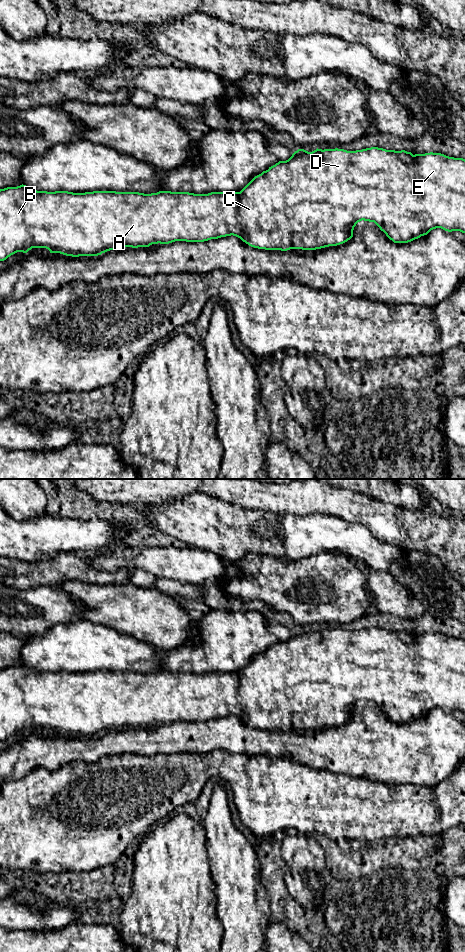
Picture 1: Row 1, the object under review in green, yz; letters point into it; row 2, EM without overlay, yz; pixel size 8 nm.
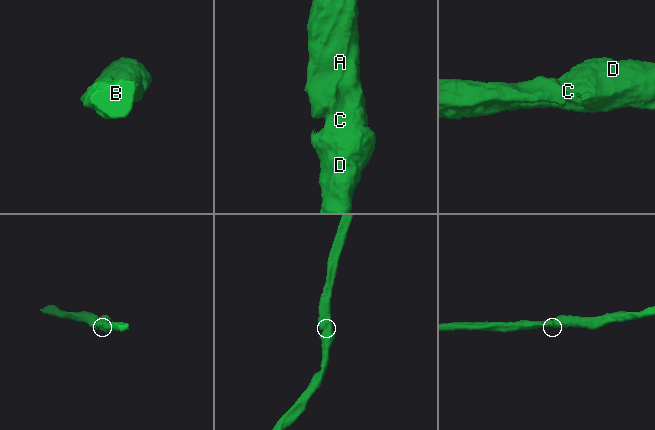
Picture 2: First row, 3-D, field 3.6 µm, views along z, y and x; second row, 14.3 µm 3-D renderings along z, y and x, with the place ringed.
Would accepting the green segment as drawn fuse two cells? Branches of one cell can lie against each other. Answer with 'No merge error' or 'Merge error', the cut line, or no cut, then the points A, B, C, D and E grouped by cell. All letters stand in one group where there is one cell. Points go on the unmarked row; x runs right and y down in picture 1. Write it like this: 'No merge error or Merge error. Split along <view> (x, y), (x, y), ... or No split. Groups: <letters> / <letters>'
No merge error. No split. Groups: A B C D E

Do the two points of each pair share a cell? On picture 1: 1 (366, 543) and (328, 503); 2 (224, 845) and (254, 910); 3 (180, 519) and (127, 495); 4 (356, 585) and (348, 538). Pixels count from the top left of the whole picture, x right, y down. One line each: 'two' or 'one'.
1: two
2: one
3: two
4: two

